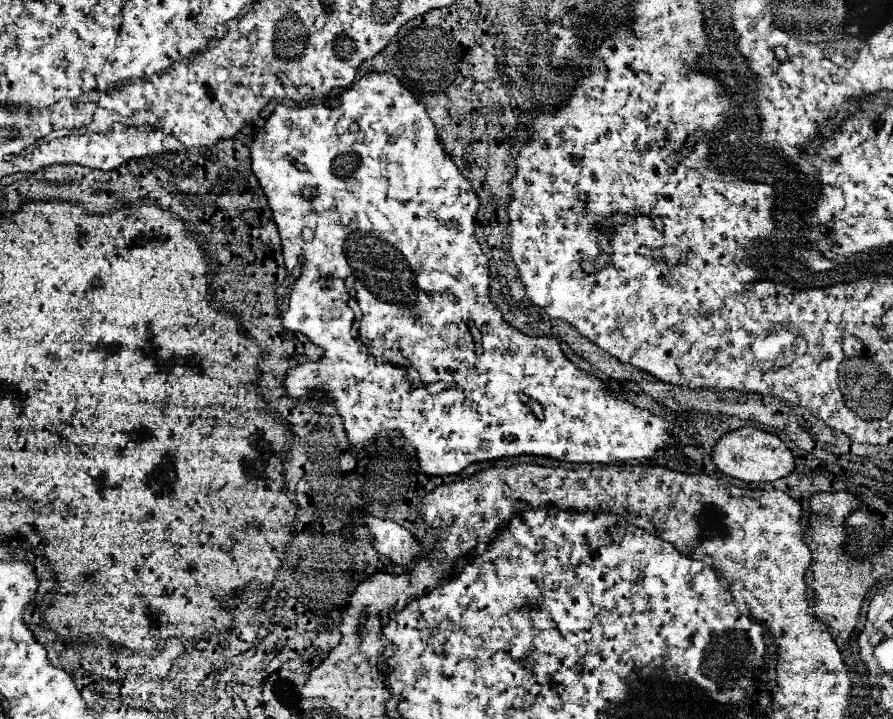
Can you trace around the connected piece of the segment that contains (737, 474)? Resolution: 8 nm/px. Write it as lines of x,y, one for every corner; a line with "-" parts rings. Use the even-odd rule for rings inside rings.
753,426
725,434
715,446
713,462
723,474
743,482
775,482
779,478
789,476
795,470
795,458
791,450
785,446
785,442
775,434
763,432

